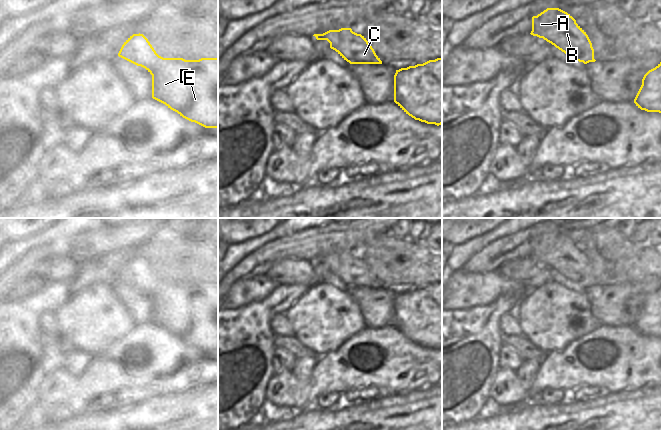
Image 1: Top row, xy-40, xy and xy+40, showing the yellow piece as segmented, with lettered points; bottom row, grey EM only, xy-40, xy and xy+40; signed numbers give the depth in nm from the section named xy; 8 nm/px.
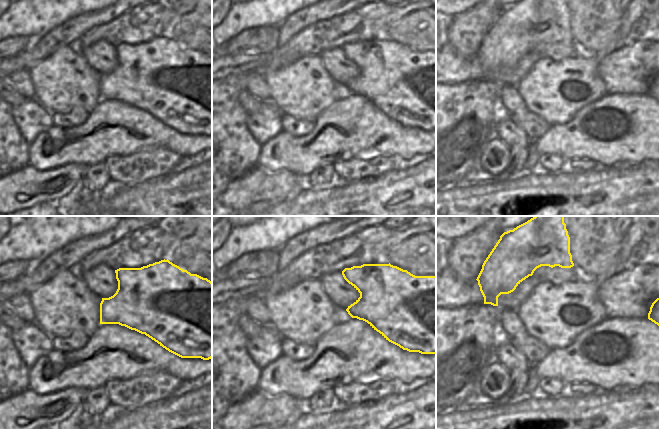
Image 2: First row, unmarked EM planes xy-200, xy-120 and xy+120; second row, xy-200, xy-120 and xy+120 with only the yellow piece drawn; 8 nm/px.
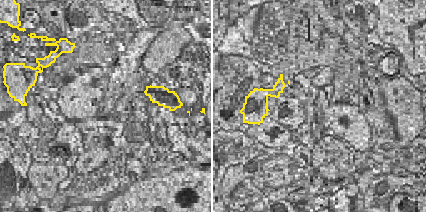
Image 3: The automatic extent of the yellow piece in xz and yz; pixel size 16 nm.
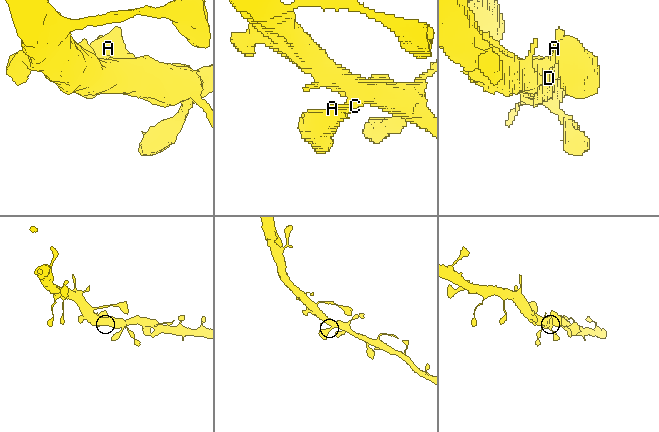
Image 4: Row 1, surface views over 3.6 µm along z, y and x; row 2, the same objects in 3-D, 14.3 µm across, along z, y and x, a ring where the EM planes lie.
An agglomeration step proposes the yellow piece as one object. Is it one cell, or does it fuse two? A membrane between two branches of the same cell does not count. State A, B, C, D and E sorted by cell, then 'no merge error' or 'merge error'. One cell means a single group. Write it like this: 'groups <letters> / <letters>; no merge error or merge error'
groups A B C D E; no merge error

